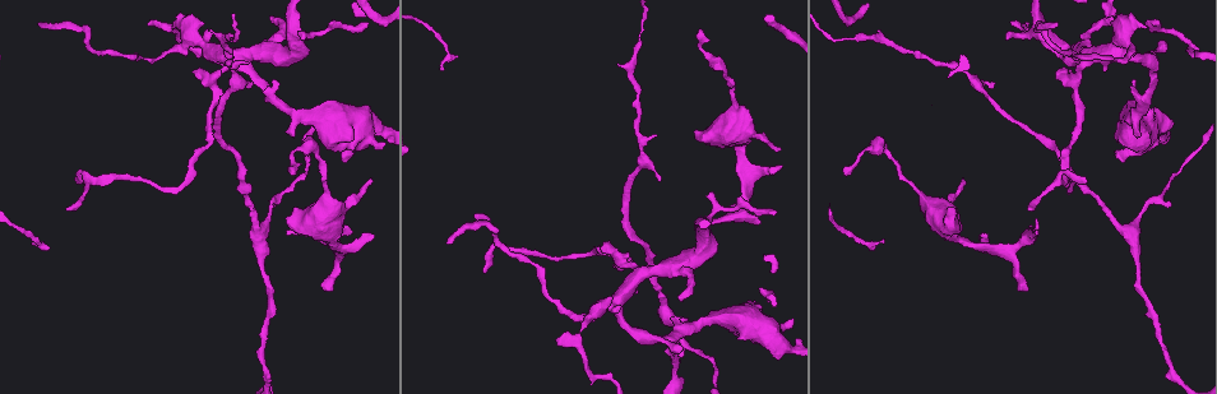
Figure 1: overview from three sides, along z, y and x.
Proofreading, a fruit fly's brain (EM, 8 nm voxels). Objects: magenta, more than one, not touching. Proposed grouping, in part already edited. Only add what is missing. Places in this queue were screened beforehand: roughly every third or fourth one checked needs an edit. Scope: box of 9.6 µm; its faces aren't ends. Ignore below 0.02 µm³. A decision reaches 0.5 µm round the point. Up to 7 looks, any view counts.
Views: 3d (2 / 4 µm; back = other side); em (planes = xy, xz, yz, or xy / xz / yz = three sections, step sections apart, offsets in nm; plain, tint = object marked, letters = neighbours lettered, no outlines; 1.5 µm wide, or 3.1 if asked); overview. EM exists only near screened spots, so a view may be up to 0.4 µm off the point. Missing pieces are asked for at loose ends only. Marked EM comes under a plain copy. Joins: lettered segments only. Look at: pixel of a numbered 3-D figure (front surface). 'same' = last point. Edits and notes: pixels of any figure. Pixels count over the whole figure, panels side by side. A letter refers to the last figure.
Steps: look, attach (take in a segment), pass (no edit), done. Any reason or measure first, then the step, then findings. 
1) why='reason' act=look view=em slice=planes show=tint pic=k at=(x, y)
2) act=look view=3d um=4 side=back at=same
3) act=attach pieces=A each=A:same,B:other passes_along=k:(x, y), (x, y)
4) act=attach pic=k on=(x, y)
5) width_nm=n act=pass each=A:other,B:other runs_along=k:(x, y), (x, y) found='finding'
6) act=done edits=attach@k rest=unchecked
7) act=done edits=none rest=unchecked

why='free end' act=look view=em slice=xy step=4 show=letters pic=1 at=(372, 236)

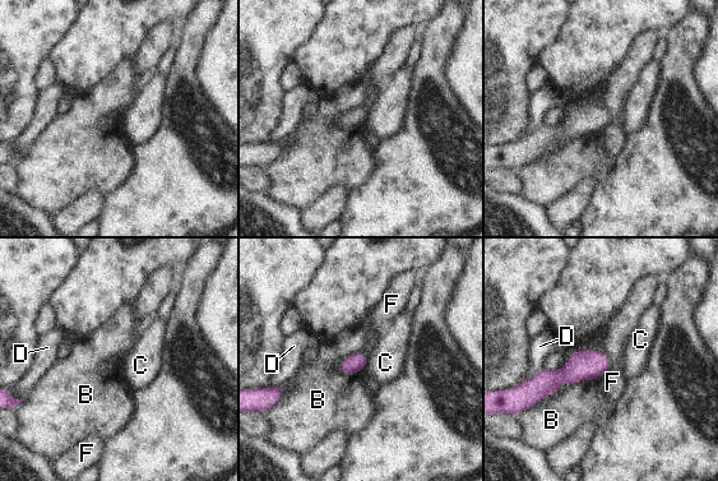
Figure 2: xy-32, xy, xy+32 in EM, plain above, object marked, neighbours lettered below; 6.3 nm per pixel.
why='another direction' act=look view=em slice=planes show=letters at=same

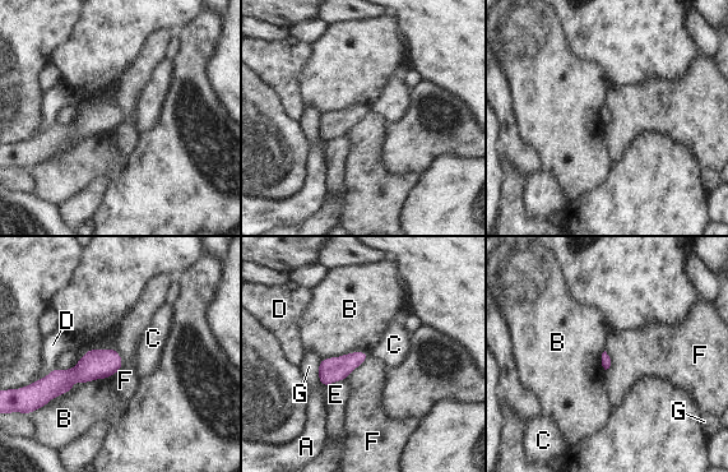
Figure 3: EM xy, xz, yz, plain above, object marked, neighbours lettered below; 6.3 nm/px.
longest_contact=B:480nm act=pass each=A:other,B:other,C:other,D:other,E:other,F:other,G:other found='none of them fits'

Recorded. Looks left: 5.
why='an open end' act=look view=3d um=4 pic=1 at=(342, 158)

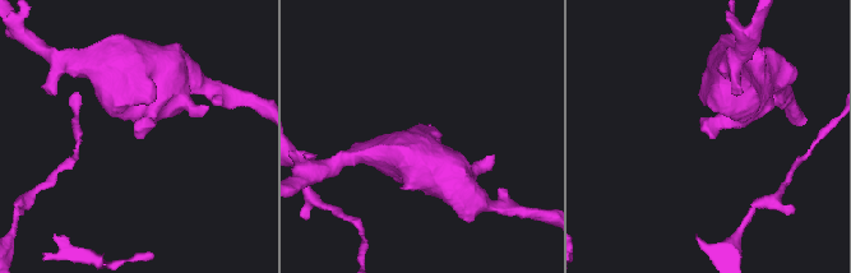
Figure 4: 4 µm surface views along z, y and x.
act=look view=em slice=planes show=tint pic=4 at=(703, 129)

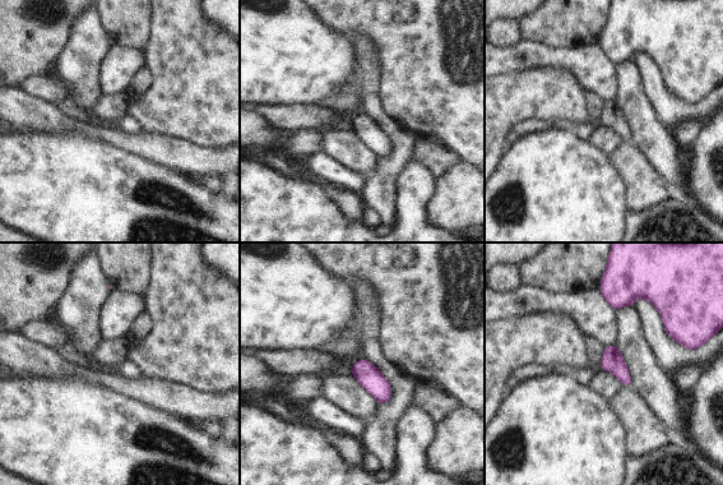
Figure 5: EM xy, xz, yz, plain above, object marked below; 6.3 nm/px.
why='what lies round it' act=look view=em slice=planes show=letters at=same

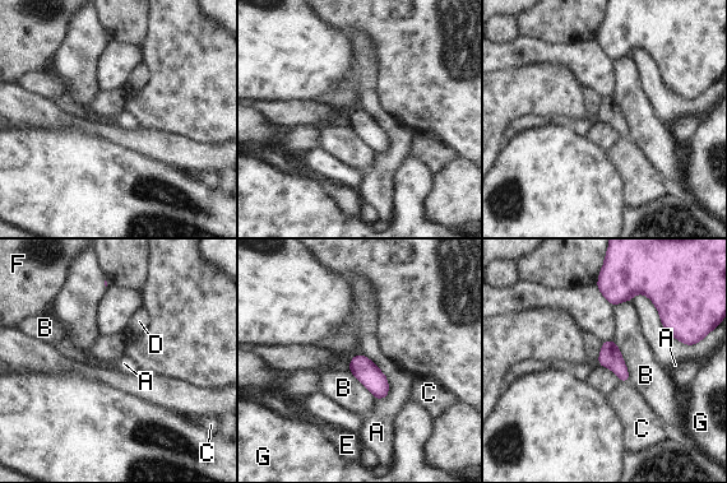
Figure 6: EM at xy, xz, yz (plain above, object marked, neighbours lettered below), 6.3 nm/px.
width_nm=150 longest_contact=A:320nm act=pass each=A:other,B:other,C:other,D:other,E:other,F:other,G:other found='none of them fits'

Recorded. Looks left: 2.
act=look view=3d um=2 pic=1 at=(1036, 220)

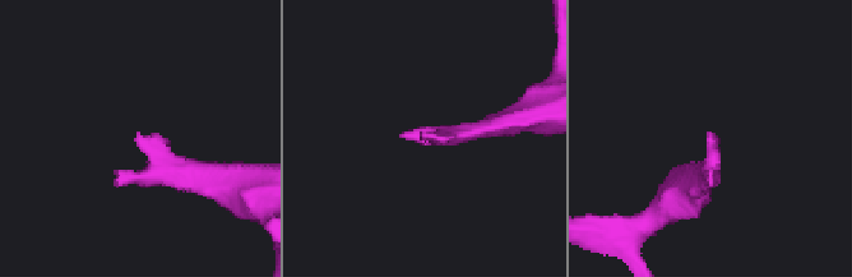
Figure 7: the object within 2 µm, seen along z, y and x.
why='need the tissue' act=look view=em slice=xy step=8 show=letters pic=7 at=(421, 133)

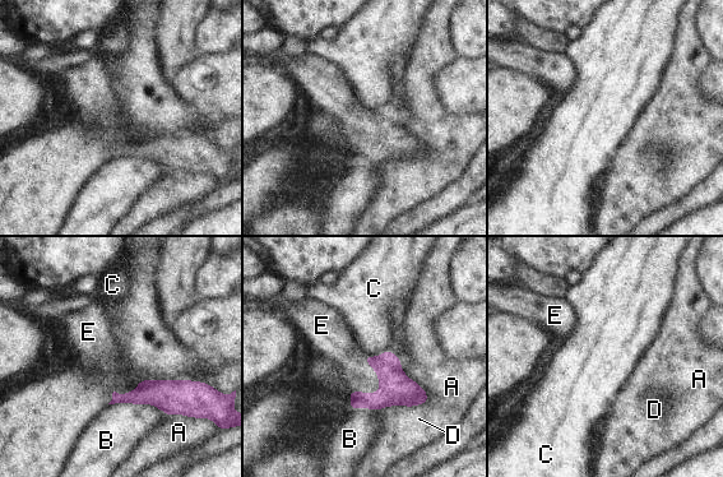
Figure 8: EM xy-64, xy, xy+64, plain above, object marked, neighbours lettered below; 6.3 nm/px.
act=attach pieces=E each=A:other,B:other,C:other,D:other,E:same passes_along=8:(397, 389), (381, 387), (356, 374) found='it goes on there'

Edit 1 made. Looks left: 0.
act=done edits=attach@8 rest=unchecked

